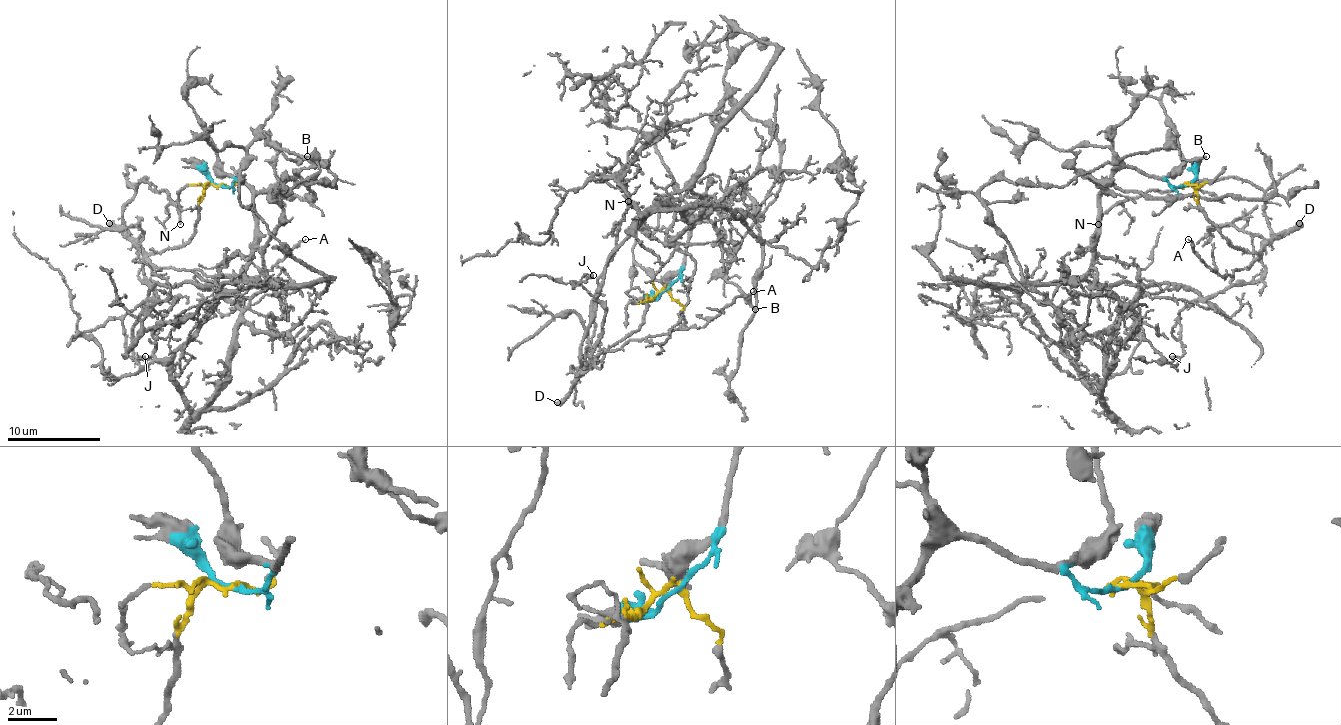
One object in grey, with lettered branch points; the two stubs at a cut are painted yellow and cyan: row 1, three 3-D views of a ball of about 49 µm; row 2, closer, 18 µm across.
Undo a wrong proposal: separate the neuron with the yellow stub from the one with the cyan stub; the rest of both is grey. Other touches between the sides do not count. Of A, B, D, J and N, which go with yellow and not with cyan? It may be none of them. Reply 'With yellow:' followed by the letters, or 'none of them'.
With yellow: A, D, J, N

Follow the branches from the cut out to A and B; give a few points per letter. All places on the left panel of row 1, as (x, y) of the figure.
A: (216, 185), (204, 192), (197, 229), (148, 259), (209, 276), (255, 276), (305, 238)
B: (218, 185), (241, 168), (255, 241), (244, 273), (267, 281), (276, 187), (333, 187), (279, 147), (307, 156)

